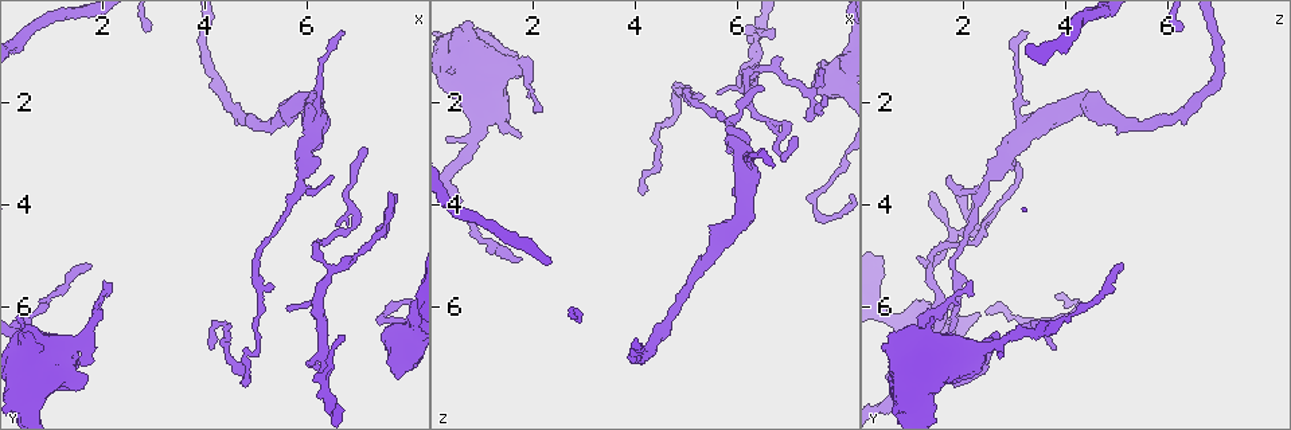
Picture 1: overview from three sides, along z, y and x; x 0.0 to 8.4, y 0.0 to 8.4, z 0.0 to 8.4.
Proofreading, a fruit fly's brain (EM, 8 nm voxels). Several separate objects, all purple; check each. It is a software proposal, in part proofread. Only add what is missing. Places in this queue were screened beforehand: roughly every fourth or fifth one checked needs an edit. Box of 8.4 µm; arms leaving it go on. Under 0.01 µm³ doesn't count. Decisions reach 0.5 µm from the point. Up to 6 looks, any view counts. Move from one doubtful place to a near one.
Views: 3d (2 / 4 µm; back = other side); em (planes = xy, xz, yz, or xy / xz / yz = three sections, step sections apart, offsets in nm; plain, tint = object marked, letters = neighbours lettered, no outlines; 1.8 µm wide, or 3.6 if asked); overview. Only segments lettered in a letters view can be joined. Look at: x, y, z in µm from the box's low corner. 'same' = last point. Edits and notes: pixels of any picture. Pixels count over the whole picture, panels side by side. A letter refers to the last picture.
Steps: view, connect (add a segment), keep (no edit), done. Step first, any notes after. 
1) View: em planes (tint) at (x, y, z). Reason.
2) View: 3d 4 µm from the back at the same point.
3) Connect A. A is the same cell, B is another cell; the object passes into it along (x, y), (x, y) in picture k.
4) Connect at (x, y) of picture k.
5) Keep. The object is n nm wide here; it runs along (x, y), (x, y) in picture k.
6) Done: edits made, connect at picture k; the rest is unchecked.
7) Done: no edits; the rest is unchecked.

View: em planes (letters) at (7.35, 4.55, 1.85).

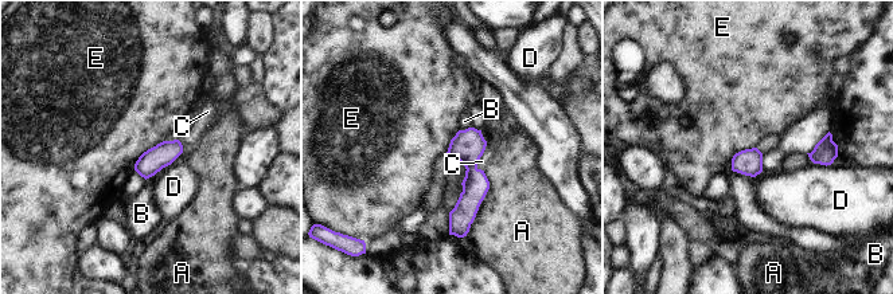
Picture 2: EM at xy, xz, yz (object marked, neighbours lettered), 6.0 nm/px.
Keep. The longest contact is with A, 420 nm; A, B, C, D and E are other cells; none of them fits.

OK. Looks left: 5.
View: 3d 2 µm at (7.05, 2.90, 2.70). End of a long branch.

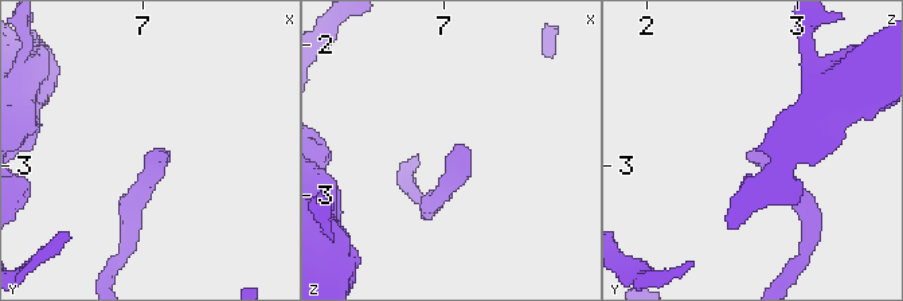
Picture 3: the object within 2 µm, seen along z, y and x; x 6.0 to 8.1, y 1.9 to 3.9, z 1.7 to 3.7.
View: em planes (letters) at (7.06, 2.92, 2.68).

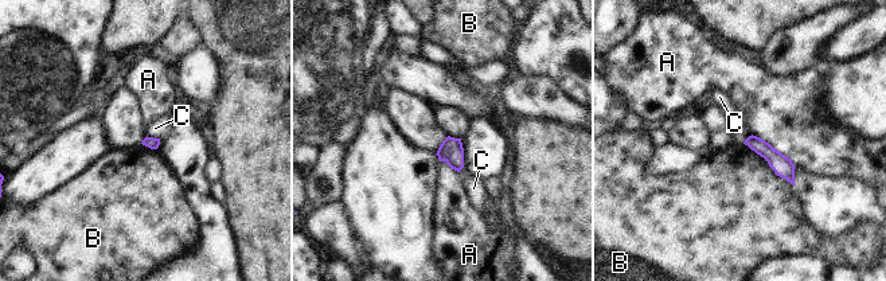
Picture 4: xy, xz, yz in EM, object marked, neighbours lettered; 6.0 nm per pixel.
Keep. A, B and C are other cells; it runs along (749, 141), (765, 149), (791, 178) in picture 4; none of them fits.

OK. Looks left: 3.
View: 3d 2 µm at (7.60, 6.05, 4.25). Sharp bend.

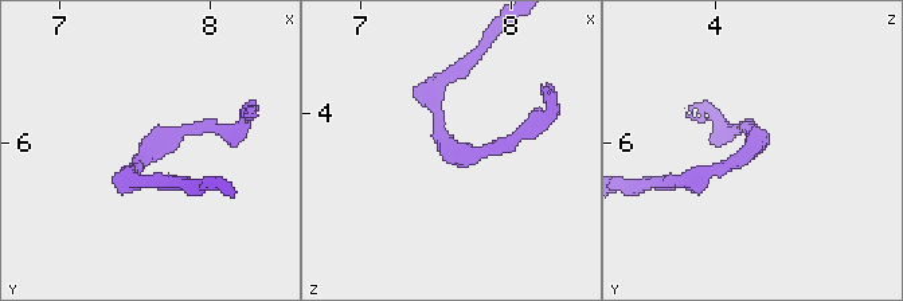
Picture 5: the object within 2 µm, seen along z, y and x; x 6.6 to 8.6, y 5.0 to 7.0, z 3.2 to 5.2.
View: em planes (letters) at (7.56, 6.08, 4.20).

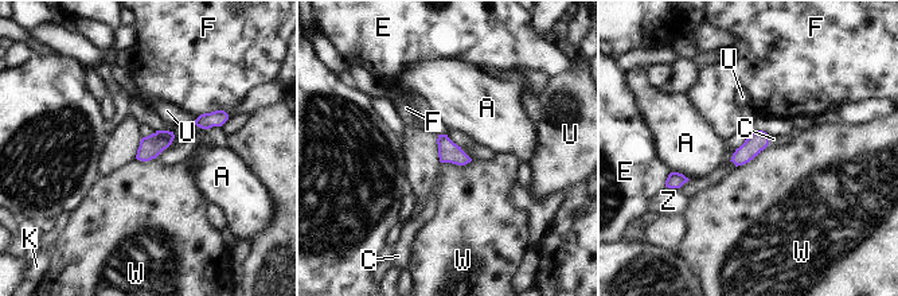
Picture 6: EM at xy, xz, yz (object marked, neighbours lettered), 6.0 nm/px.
Connect C. C is the same cell, A, E, F, K, U, W and Z are other cells; the object passes into it along (758, 140), (768, 140), (773, 139) in picture 6; it goes on there.

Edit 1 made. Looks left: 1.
Done: edits made, connect at picture 6; the rest is unchecked.

